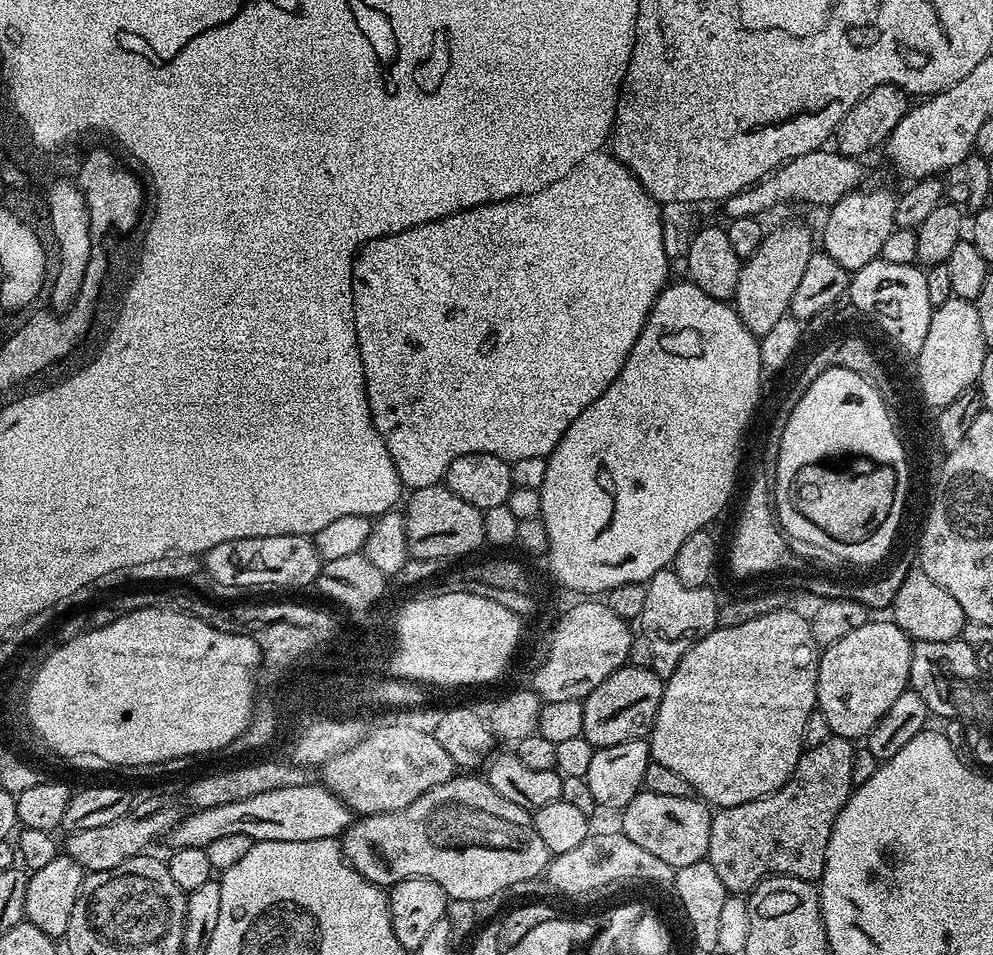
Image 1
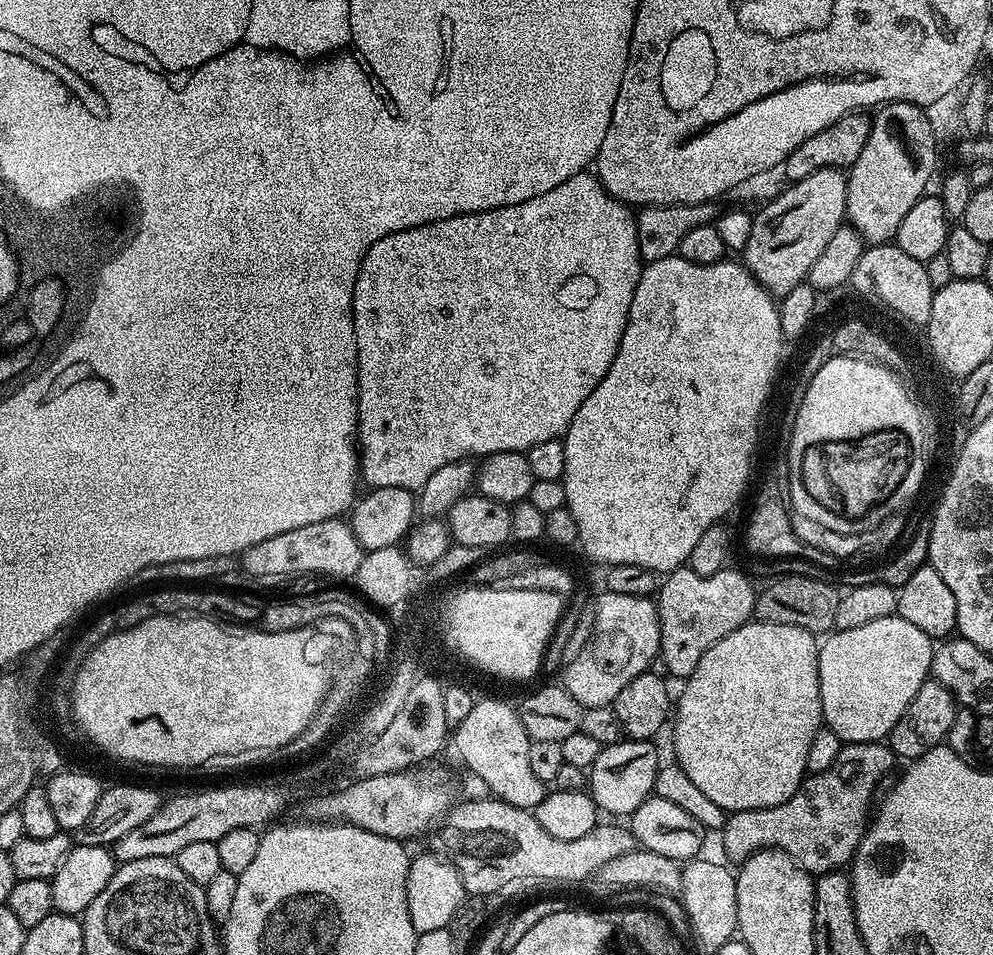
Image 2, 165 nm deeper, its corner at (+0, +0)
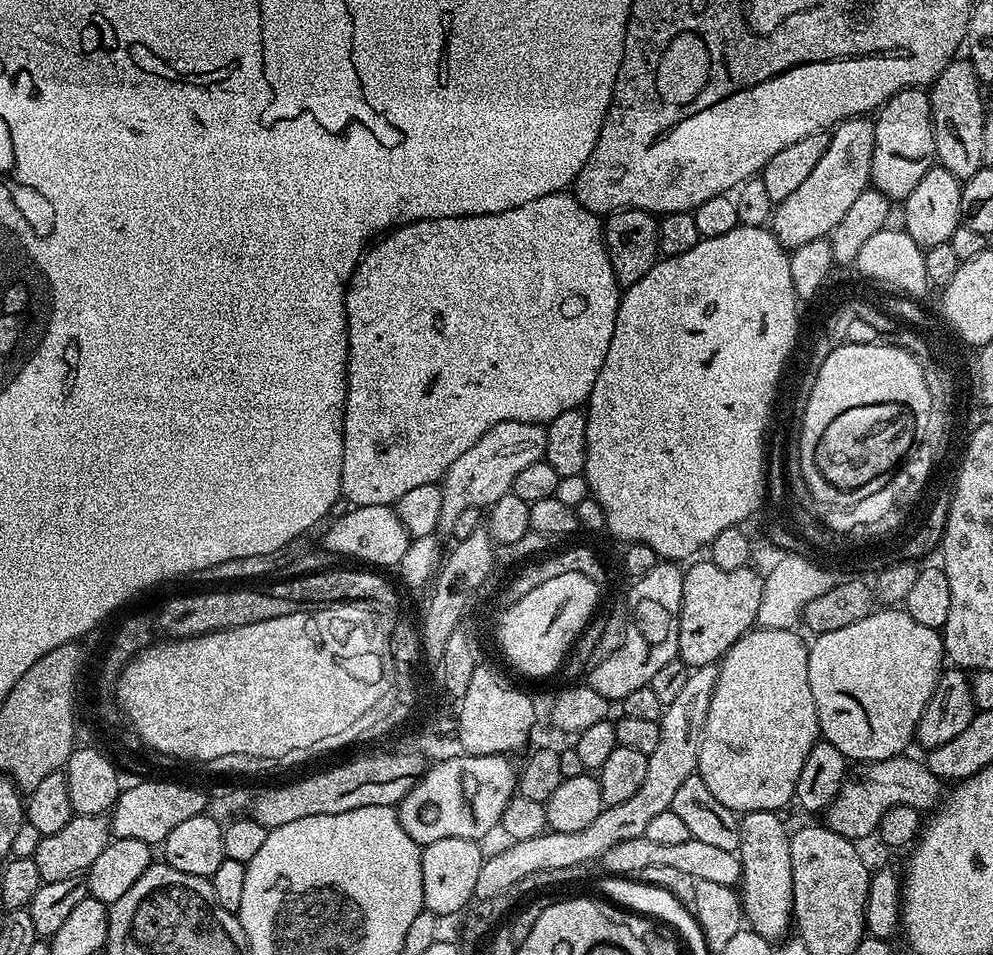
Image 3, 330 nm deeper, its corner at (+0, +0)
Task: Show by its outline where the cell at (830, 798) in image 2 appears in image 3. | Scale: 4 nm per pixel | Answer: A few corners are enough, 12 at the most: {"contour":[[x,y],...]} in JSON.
{"contour":[[901,754],[861,763],[828,803],[826,826],[861,842],[888,808],[921,814],[942,781]]}

